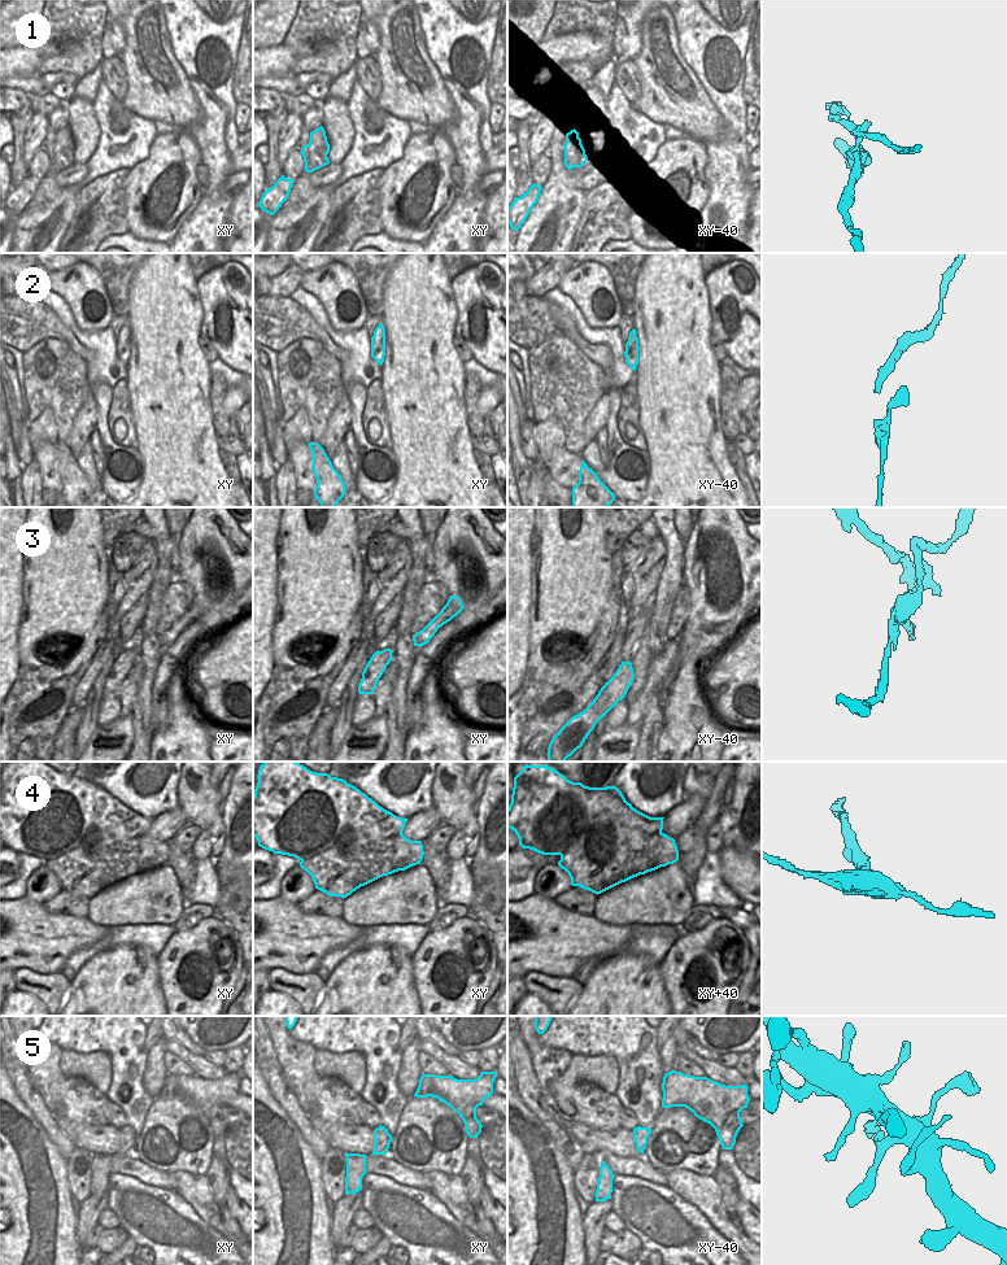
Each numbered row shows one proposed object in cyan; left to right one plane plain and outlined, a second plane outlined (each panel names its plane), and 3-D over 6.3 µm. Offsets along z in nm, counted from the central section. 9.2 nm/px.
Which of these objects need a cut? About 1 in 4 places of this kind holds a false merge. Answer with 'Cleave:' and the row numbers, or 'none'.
Cleave: 1, 3, 4.

